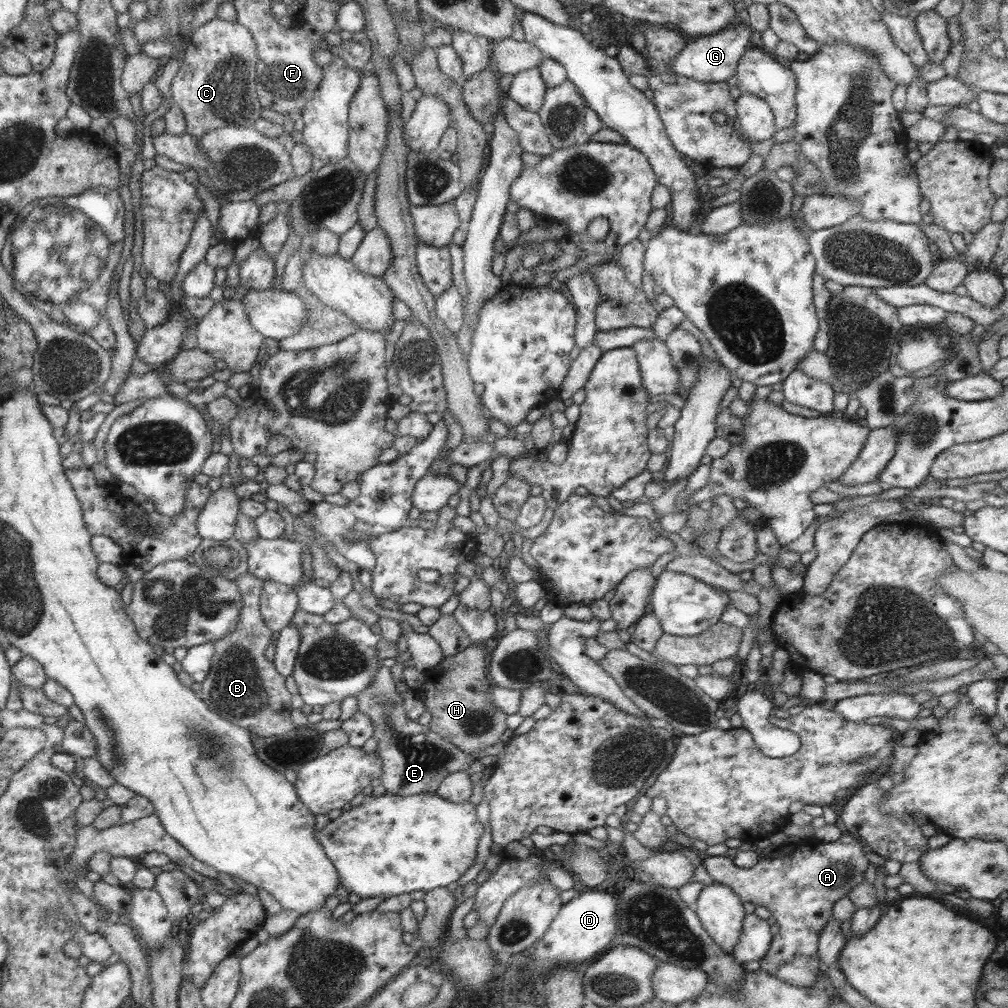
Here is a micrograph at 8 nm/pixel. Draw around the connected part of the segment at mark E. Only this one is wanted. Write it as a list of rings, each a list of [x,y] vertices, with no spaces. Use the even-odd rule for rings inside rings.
[[[384,665],[378,667],[374,679],[359,694],[355,696],[358,704],[357,711],[366,714],[373,725],[373,735],[371,738],[377,740],[376,754],[381,758],[381,785],[385,789],[384,794],[393,796],[413,796],[414,794],[431,794],[437,790],[439,784],[445,776],[467,771],[473,763],[474,758],[469,754],[458,750],[451,742],[441,738],[425,725],[419,725],[417,720],[410,720],[405,717],[403,711],[402,697],[397,694],[396,680],[391,677],[389,668]]]

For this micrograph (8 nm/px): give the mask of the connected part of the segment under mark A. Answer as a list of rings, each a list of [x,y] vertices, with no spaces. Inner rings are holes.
[[[847,832],[833,842],[823,842],[814,836],[799,838],[794,843],[784,843],[776,849],[775,857],[765,857],[759,855],[758,861],[751,868],[739,868],[733,864],[732,857],[719,855],[702,855],[702,864],[711,876],[714,883],[729,886],[742,901],[751,902],[755,906],[764,906],[771,916],[774,916],[778,933],[772,936],[769,948],[763,957],[759,959],[760,969],[767,974],[772,974],[779,980],[789,984],[809,987],[814,982],[814,976],[821,963],[816,955],[818,936],[823,925],[832,914],[833,902],[838,898],[845,897],[853,888],[861,884],[864,880],[865,869],[869,861],[865,858],[865,845],[856,835]]]

